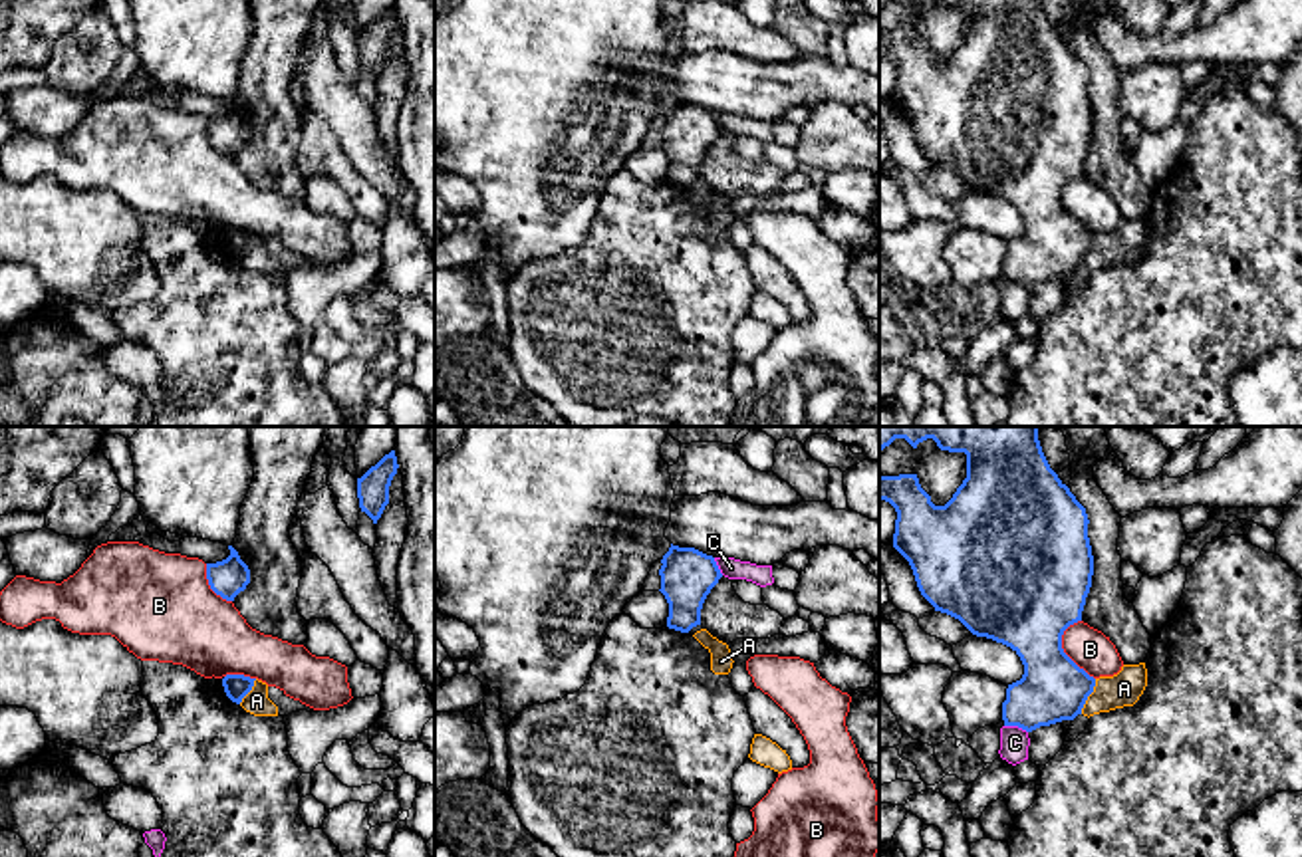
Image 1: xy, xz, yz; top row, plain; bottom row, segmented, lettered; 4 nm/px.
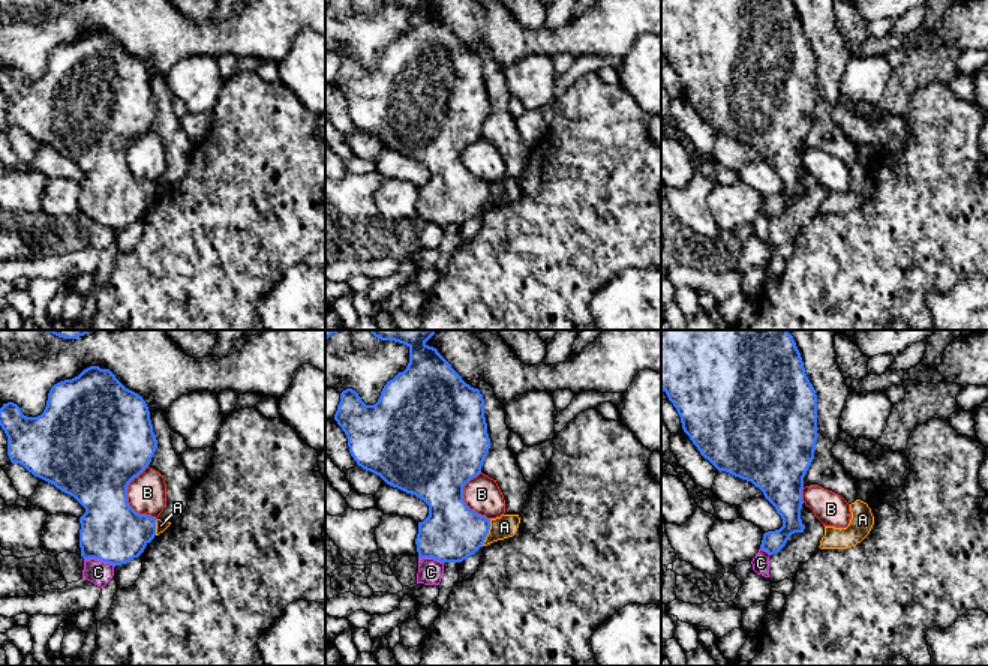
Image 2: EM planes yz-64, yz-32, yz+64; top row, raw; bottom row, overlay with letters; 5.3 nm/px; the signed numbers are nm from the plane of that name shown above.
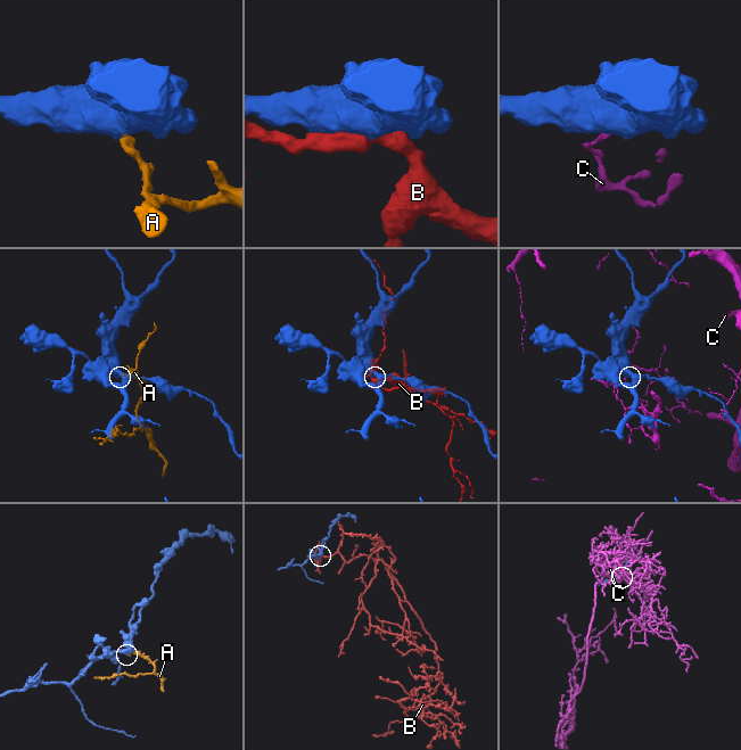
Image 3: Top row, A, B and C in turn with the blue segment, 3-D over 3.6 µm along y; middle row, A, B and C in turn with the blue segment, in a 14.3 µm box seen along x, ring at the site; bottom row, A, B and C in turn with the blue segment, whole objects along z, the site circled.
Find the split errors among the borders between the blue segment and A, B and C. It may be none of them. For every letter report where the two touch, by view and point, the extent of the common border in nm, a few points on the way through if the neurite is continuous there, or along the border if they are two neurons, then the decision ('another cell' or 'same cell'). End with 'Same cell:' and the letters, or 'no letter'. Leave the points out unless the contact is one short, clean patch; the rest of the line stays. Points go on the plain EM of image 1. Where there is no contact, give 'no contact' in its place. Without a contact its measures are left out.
A: contact yz (1088, 250); length 160 nm; border yz (1096, 235), (1094, 246), (1080, 268); another cell
B: contact yz (1062, 205); length 260 nm; another cell
C: contact yz (1017, 280); length 100 nm; another cell
Same cell: no letter

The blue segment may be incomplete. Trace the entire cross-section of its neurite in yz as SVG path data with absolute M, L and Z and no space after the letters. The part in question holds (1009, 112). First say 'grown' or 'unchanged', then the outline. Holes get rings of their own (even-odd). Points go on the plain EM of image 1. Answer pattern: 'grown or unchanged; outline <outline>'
unchanged; outline M937 0L967 10L967 34L945 61L935 61L917 30L879 32L879 56L895 67L893 103L909 117L921 151L959 175L973 190L1010 202L1024 220L1020 236L1008 240L1002 258L1004 282L1032 288L1082 270L1096 234L1062 204L1064 186L1082 177L1092 143L1094 111L1088 93L1088 69L1070 44L1050 24L1040 0Z

